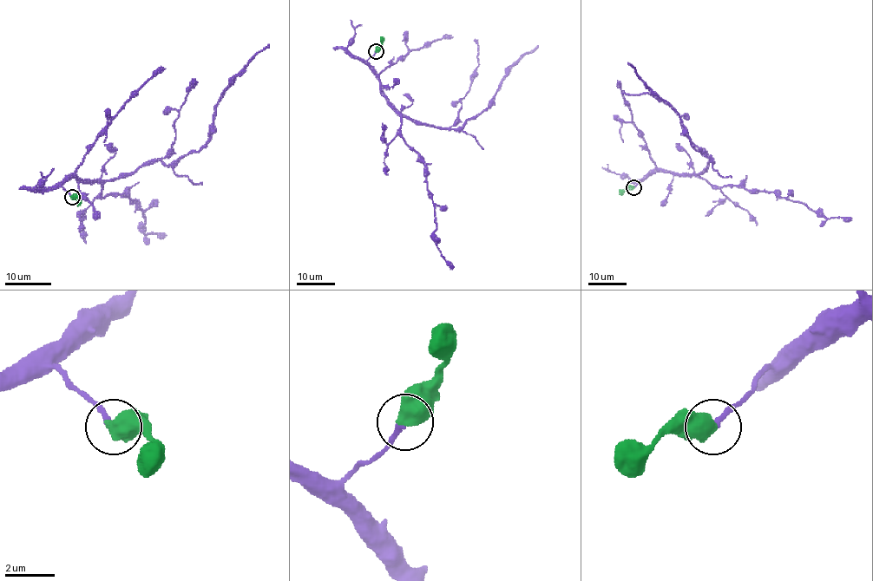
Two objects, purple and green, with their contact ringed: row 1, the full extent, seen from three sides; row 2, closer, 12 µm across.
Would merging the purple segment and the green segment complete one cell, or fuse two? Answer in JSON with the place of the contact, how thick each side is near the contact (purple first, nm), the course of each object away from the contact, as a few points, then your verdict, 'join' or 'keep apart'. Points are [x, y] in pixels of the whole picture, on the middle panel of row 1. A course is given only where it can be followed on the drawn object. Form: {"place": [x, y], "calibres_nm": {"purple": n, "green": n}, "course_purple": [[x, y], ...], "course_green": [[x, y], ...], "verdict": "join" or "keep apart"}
{"place": [376, 51], "calibres_nm": {"purple": 200, "green": 700}, "course_purple": [[377, 52], [367, 63], [380, 92], [398, 111], [434, 127], [458, 128], [489, 105], [506, 73], [538, 45]], "course_green": [[377, 51], [382, 36]], "verdict": "join"}

